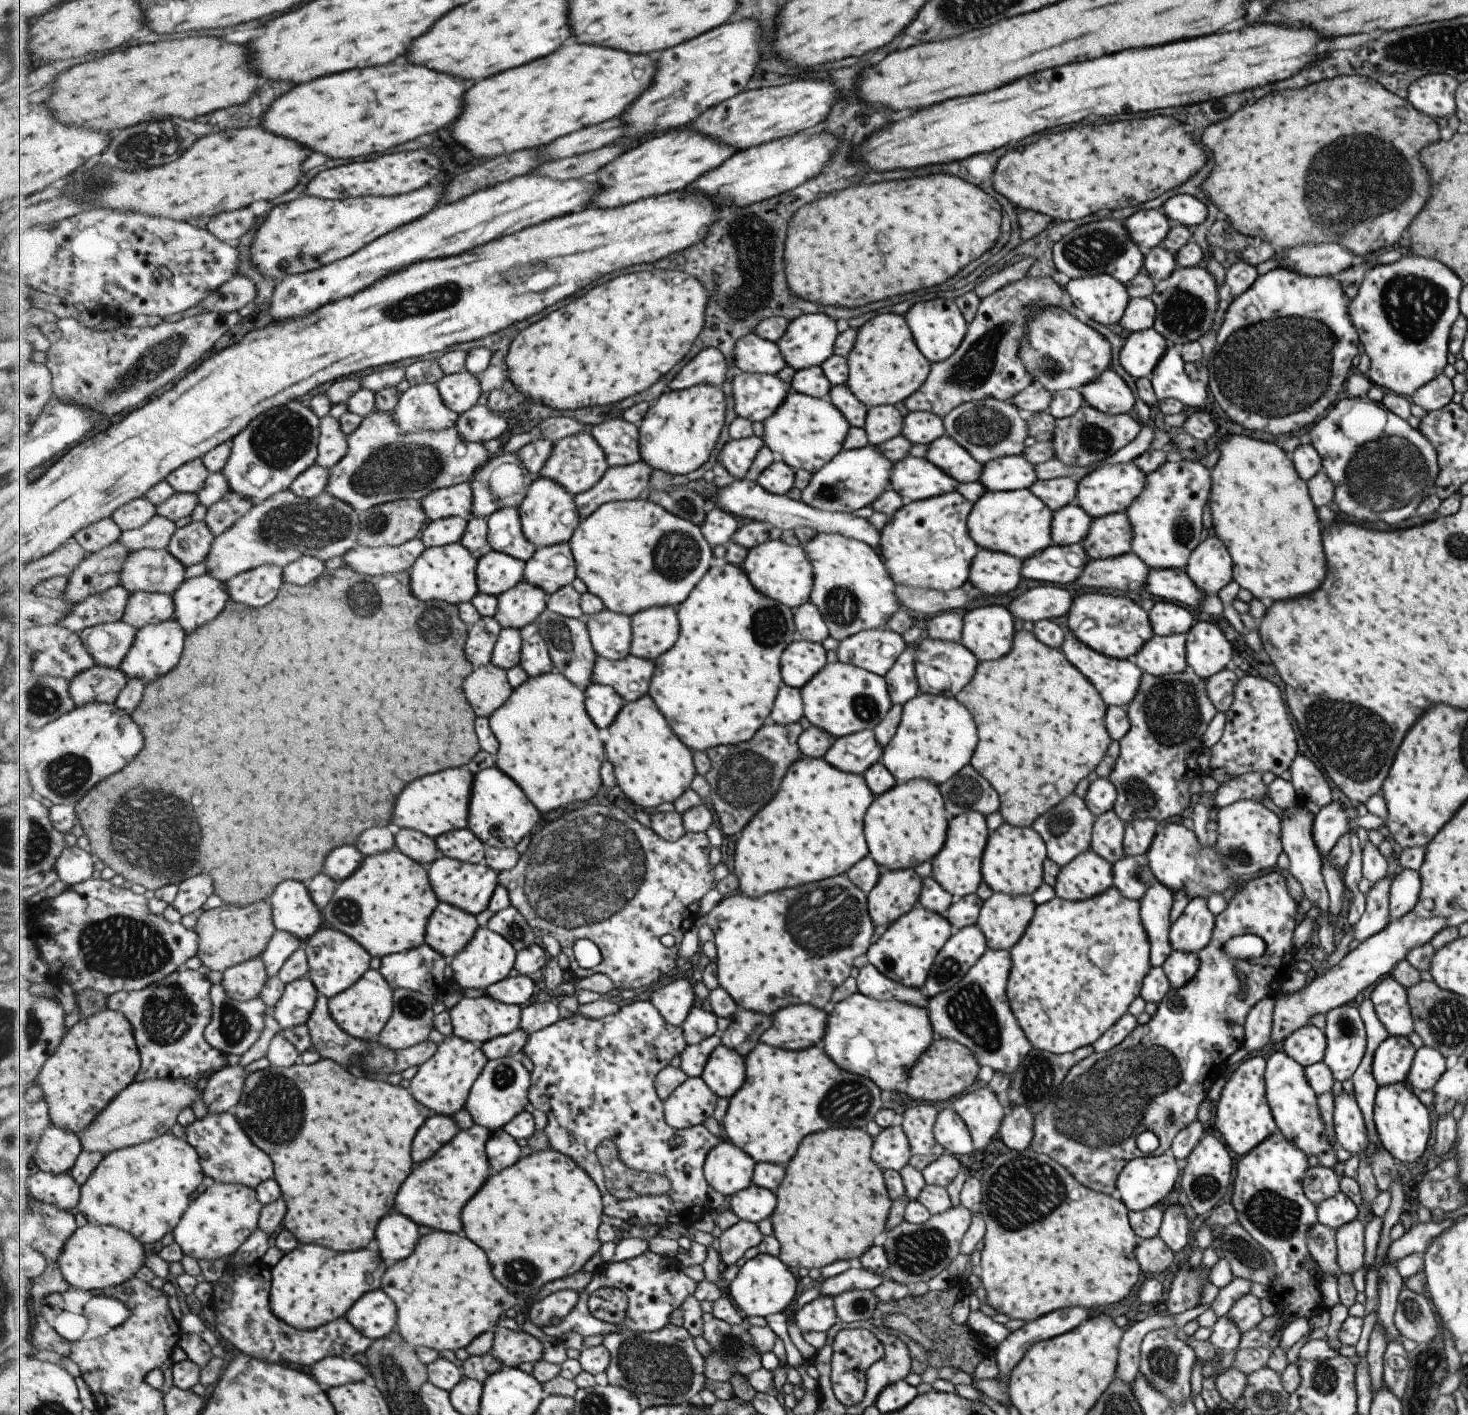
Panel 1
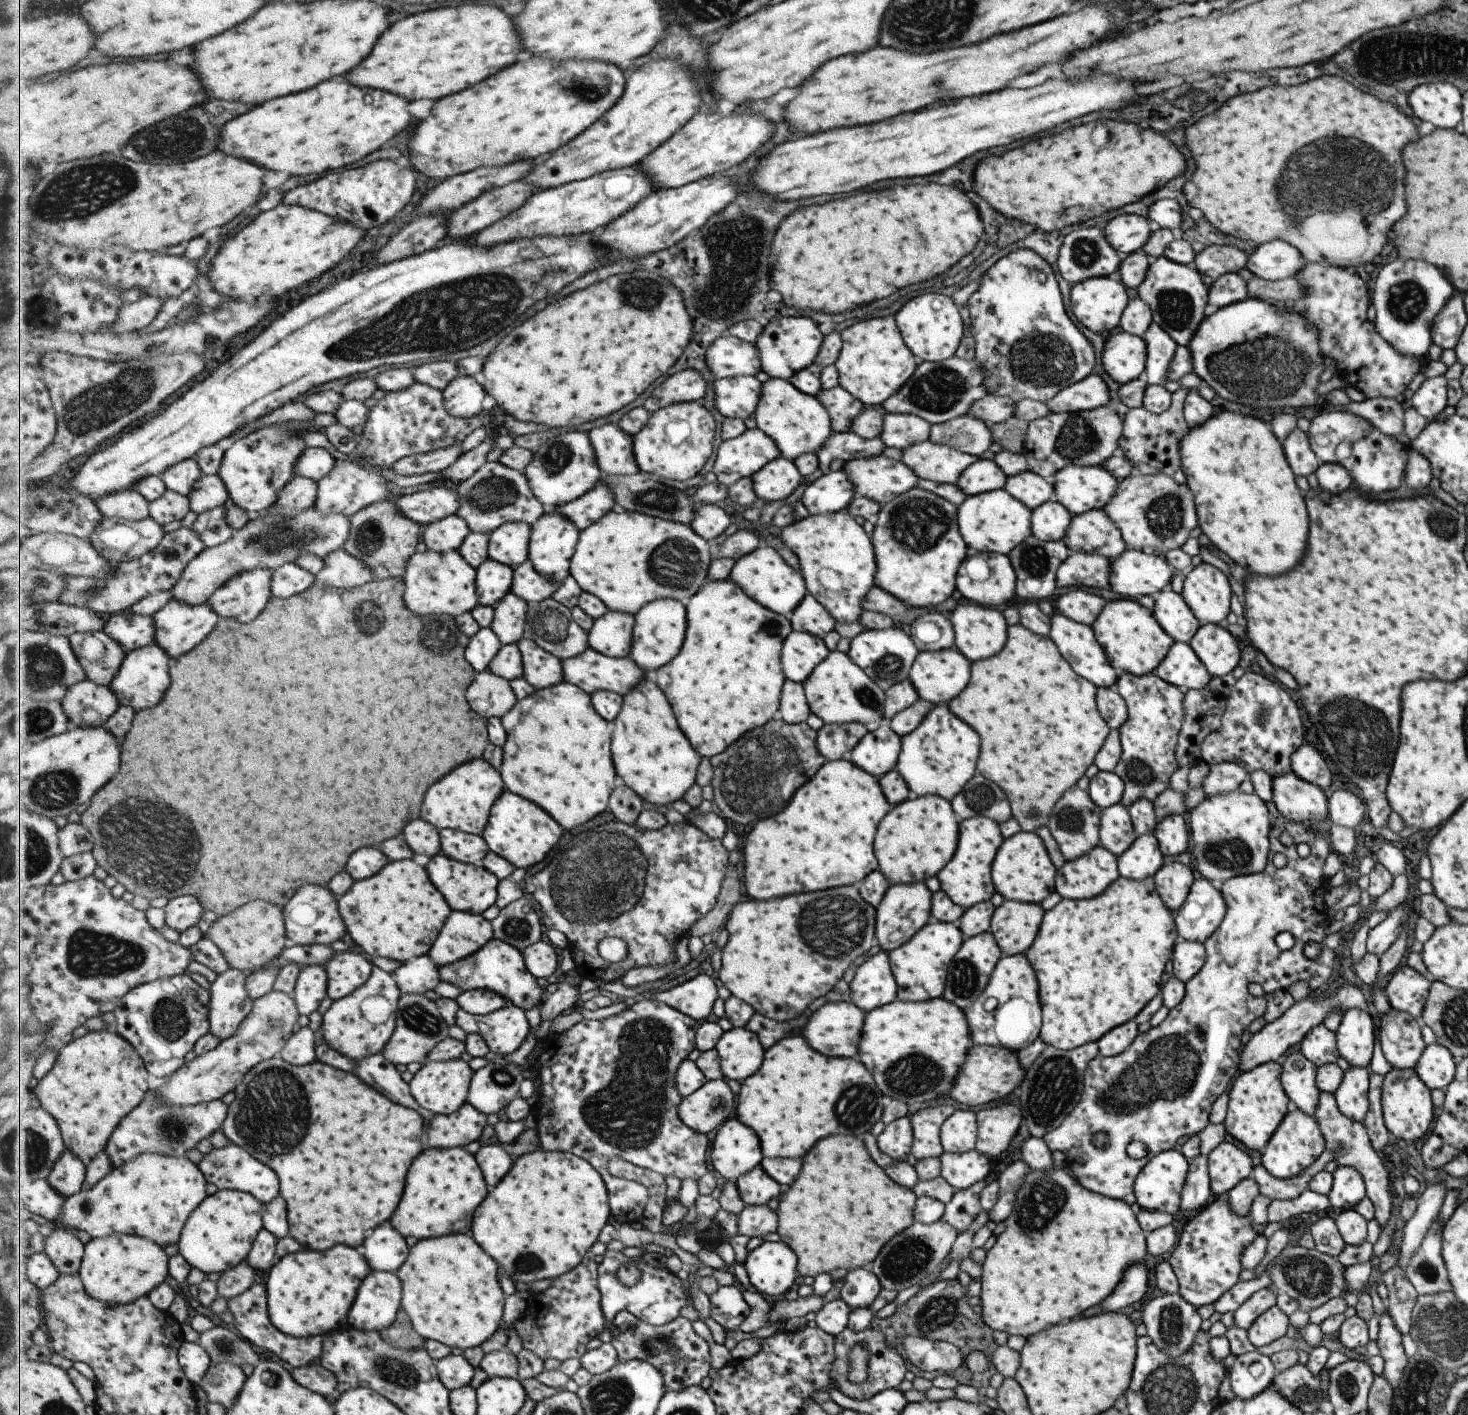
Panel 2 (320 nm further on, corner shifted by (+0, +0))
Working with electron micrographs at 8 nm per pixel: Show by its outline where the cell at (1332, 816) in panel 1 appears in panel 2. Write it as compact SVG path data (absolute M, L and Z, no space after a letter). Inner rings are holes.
M1338 789L1327 797L1326 814L1333 825L1352 829L1363 820L1365 803L1351 791Z

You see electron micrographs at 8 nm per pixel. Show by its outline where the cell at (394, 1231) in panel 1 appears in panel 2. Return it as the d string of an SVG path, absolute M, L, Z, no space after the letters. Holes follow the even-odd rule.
M384 1222L370 1232L360 1250L366 1256L373 1271L396 1273L410 1255L405 1237L392 1225Z

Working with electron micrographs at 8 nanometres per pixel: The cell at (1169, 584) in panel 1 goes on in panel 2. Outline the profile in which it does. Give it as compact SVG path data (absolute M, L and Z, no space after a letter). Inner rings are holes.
M1126 548L1110 561L1108 588L1123 599L1137 601L1145 595L1154 597L1171 577L1172 568L1163 556Z

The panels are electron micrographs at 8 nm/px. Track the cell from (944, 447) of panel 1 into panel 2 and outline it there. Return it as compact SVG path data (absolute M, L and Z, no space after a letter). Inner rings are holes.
M927 440L904 448L900 461L919 479L955 485L961 471L977 459Z

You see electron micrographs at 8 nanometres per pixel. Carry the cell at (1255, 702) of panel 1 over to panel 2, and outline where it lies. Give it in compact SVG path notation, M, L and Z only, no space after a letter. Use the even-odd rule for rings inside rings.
M1244 672L1230 690L1219 728L1200 744L1200 758L1207 765L1232 762L1248 774L1265 771L1272 778L1290 770L1290 756L1304 742L1304 733L1299 710L1281 683L1258 673Z

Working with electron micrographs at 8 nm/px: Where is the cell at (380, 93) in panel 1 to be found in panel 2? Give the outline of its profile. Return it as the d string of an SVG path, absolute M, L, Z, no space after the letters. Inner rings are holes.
M329 80L313 90L269 100L259 108L253 108L251 112L230 120L221 132L219 148L229 156L253 161L273 172L289 172L293 176L317 174L321 177L333 170L357 164L365 156L385 146L385 142L395 138L395 134L403 132L411 124L411 114L407 108L409 102L401 96L383 90L357 88L347 80Z

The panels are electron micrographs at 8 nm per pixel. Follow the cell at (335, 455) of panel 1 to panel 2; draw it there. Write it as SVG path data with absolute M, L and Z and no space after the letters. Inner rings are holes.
M320 447L307 448L297 460L295 476L301 475L317 482L329 475L337 462L329 450Z

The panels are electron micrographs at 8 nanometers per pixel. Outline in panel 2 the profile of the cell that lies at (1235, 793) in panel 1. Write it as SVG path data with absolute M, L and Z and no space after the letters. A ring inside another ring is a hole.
M1220 762L1208 765L1201 790L1206 796L1231 792L1237 789L1243 780L1248 779L1248 772L1238 764Z

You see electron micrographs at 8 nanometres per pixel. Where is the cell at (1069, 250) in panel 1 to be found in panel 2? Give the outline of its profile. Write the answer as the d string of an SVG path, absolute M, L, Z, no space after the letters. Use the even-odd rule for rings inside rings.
M1094 227L1081 228L1071 231L1063 237L1056 260L1057 274L1069 284L1074 285L1085 279L1107 276L1107 274L1115 272L1120 260L1120 254L1107 244L1102 230Z

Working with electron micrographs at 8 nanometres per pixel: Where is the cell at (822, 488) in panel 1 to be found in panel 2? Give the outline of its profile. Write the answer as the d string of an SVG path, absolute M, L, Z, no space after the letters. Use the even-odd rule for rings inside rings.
M841 470L827 472L807 485L800 496L809 515L831 514L846 508L855 496L848 476Z

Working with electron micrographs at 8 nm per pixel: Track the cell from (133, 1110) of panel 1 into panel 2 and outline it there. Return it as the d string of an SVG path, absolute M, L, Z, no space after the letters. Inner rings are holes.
M273 990L258 998L235 1035L221 1042L217 1049L203 1056L196 1056L157 1088L160 1099L170 1102L170 1105L191 1106L219 1101L225 1094L234 1092L252 1068L281 1055L291 1037L302 1028L297 1025L299 1015L301 1014L296 1000L286 992Z

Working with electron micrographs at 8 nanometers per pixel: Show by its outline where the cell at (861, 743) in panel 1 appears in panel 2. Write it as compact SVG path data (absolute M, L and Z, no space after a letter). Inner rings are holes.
M885 724L865 733L846 758L878 779L894 769L899 751L900 736Z

